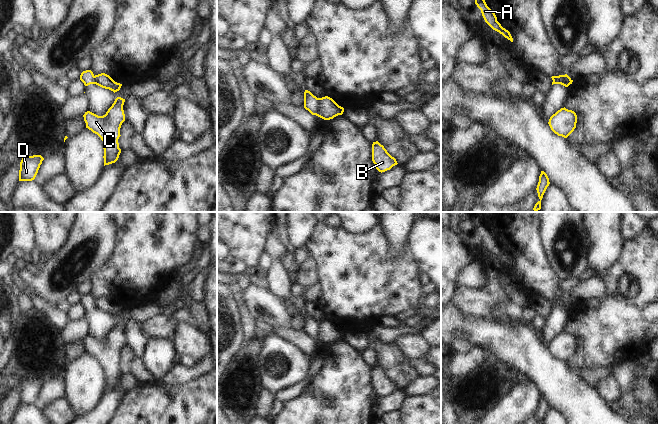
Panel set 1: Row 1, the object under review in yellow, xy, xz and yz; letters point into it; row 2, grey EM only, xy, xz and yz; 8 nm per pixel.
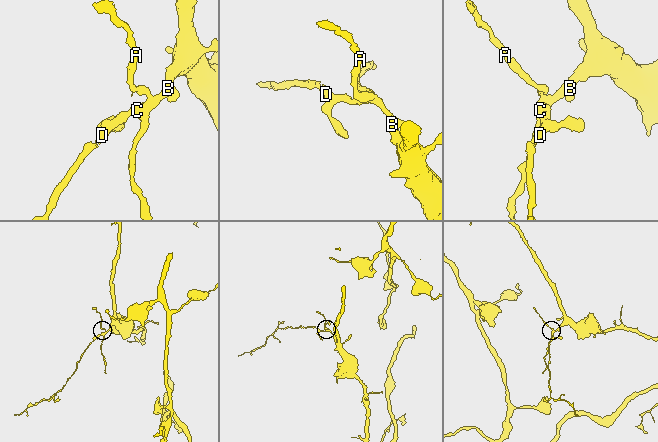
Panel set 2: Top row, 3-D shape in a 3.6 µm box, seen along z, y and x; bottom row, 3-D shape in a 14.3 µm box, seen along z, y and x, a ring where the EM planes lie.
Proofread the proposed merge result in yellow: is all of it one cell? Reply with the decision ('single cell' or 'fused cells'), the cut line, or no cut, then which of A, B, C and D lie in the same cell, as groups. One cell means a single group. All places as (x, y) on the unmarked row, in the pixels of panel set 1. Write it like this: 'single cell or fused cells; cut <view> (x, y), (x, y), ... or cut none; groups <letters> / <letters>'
fused cells; cut xz (319, 322), (318, 335), (315, 338); groups A / B C D

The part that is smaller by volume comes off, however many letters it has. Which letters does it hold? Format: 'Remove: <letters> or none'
Remove: A

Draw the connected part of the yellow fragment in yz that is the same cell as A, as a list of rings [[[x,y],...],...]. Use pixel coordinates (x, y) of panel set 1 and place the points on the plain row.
[[[478,218],[474,220],[475,228],[481,234],[482,240],[485,246],[495,255],[502,258],[505,262],[513,266],[513,262],[508,254],[503,252],[501,248],[497,245],[495,237],[487,230],[483,221]]]

